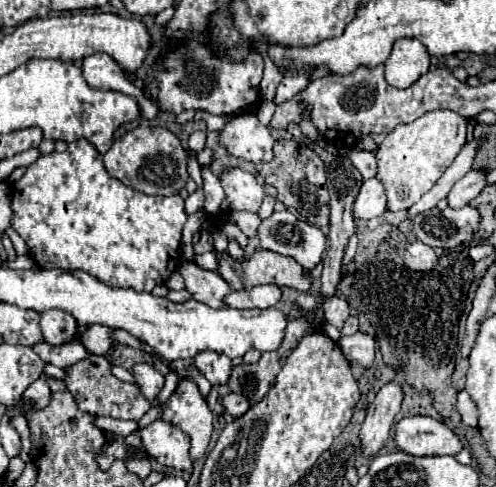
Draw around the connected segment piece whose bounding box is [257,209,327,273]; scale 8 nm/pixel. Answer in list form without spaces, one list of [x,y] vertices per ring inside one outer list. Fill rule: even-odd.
[[[287,209],[285,211],[273,211],[271,217],[263,219],[259,229],[257,229],[257,237],[259,237],[259,247],[263,247],[267,251],[273,251],[273,253],[279,253],[279,255],[293,257],[309,273],[321,263],[321,255],[323,255],[325,243],[327,243],[325,235],[319,227],[309,225],[307,221],[303,221],[301,217],[293,215]]]

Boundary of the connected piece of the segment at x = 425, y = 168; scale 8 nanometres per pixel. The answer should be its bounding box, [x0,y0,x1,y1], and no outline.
[377,111,467,211]

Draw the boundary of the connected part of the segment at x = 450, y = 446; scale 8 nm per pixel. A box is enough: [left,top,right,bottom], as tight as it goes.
[395,415,463,455]

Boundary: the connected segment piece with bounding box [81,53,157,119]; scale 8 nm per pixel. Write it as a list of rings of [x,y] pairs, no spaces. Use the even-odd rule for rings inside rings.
[[[93,53],[89,57],[83,59],[81,65],[83,71],[83,79],[89,83],[89,87],[93,89],[113,89],[113,91],[121,91],[133,99],[137,99],[143,117],[153,119],[157,115],[157,107],[151,99],[145,97],[145,93],[141,89],[137,89],[121,71],[121,67],[107,55],[107,53]]]

